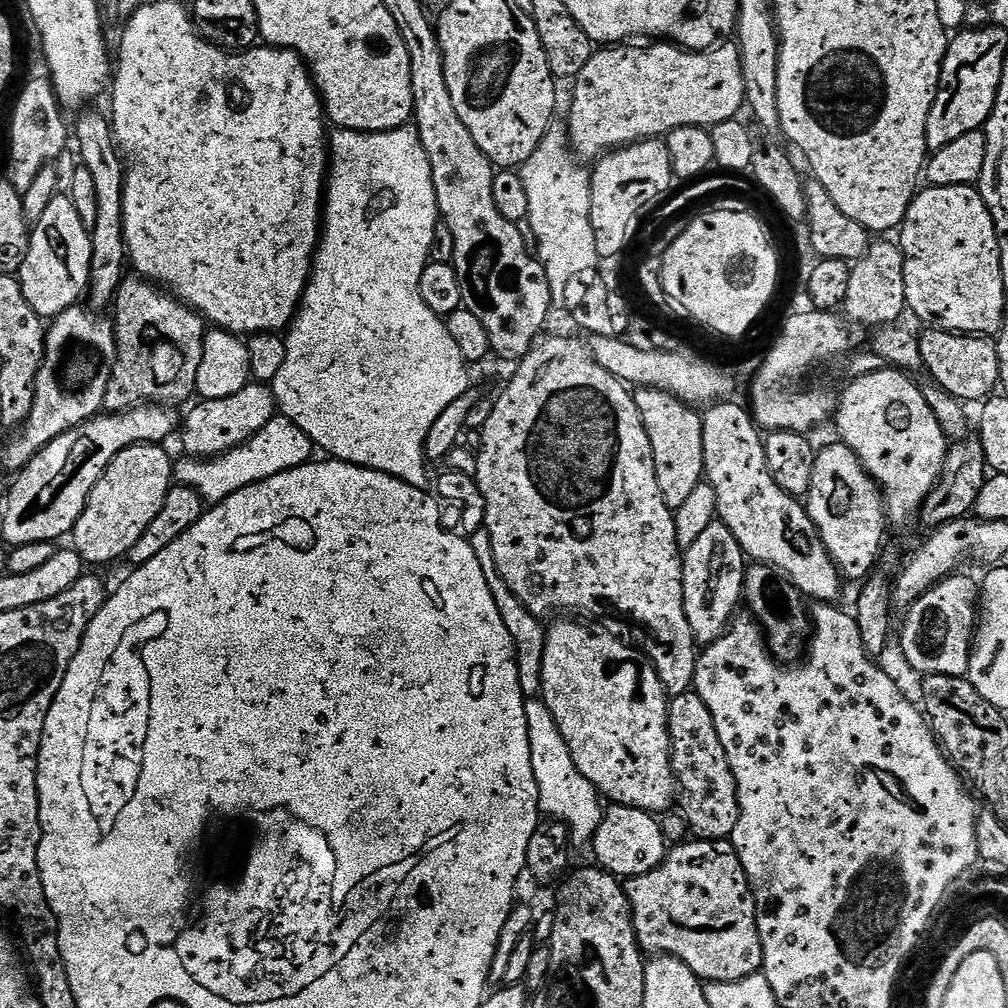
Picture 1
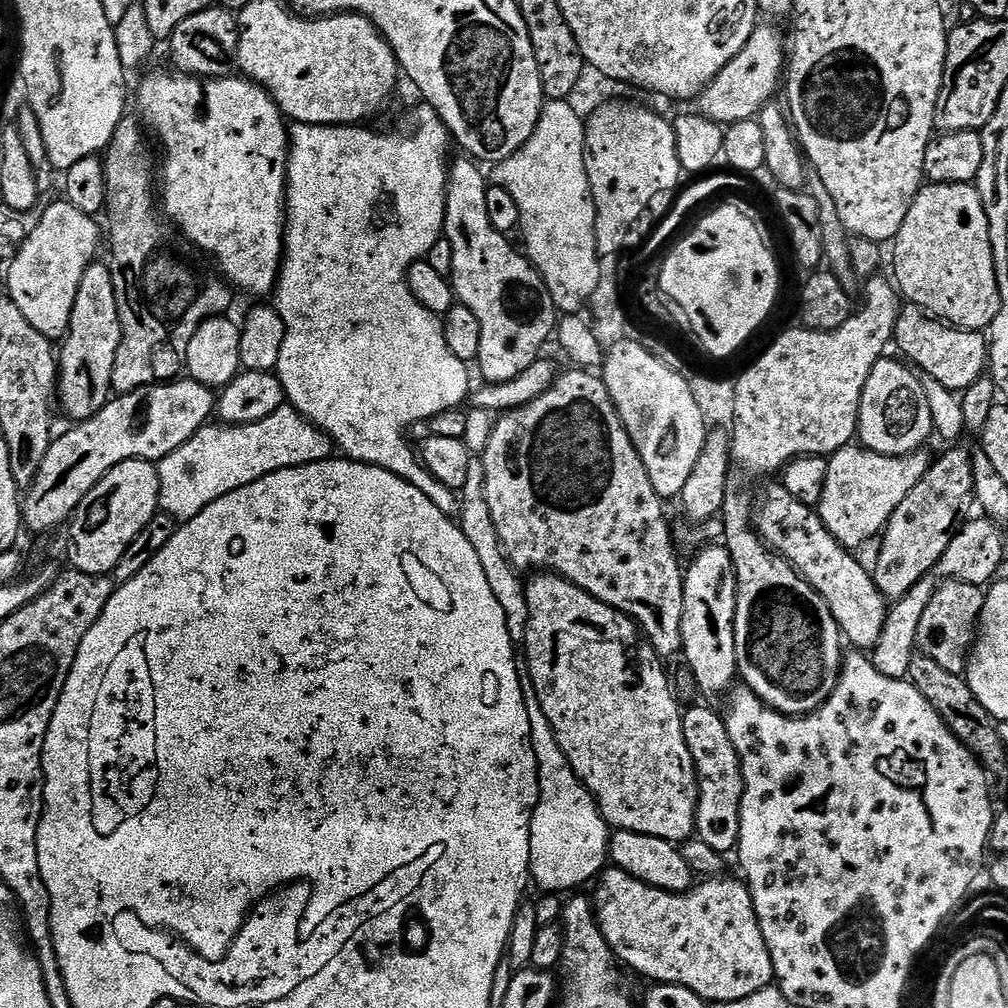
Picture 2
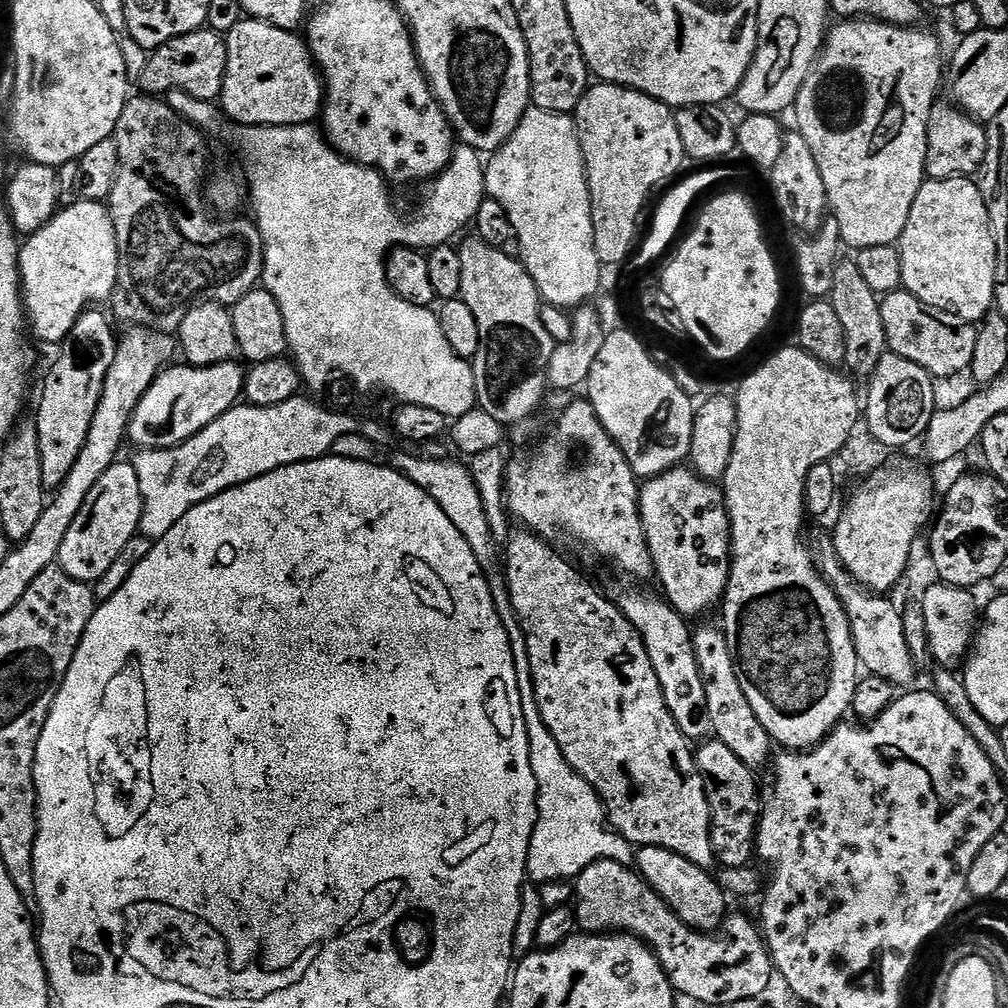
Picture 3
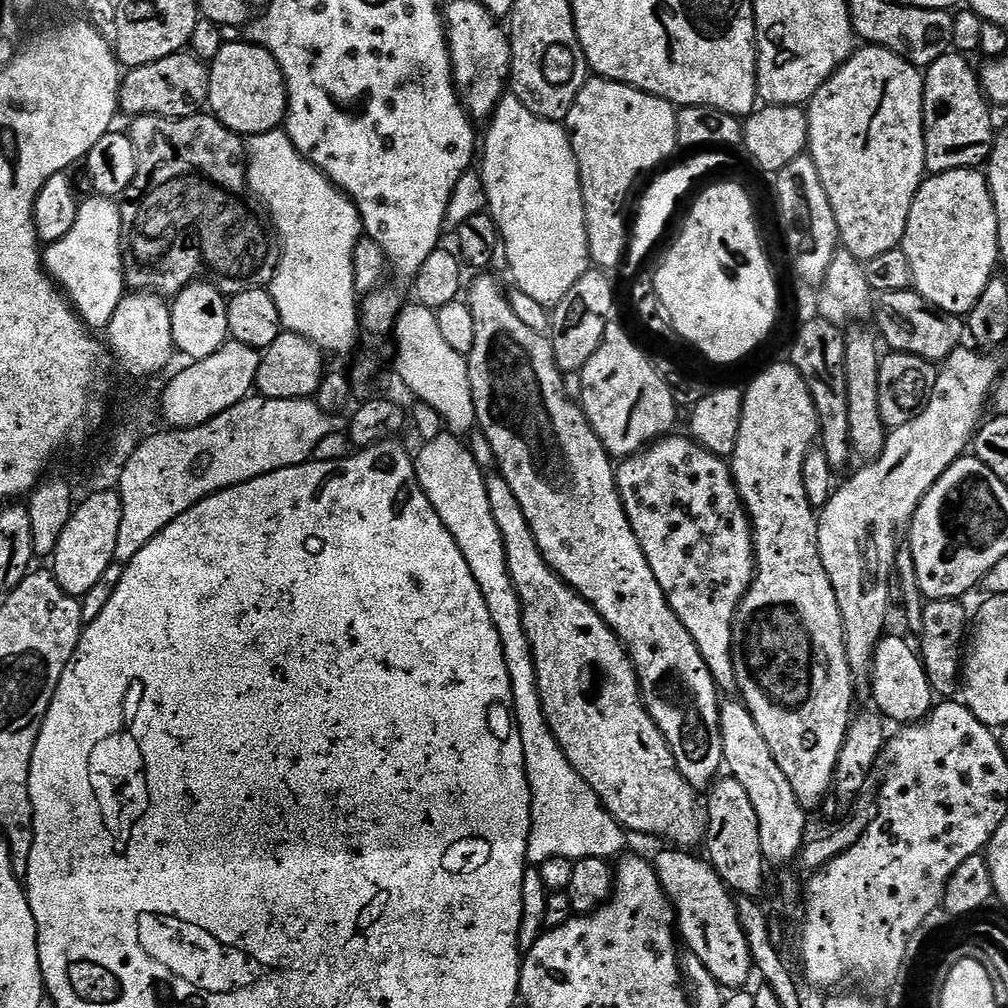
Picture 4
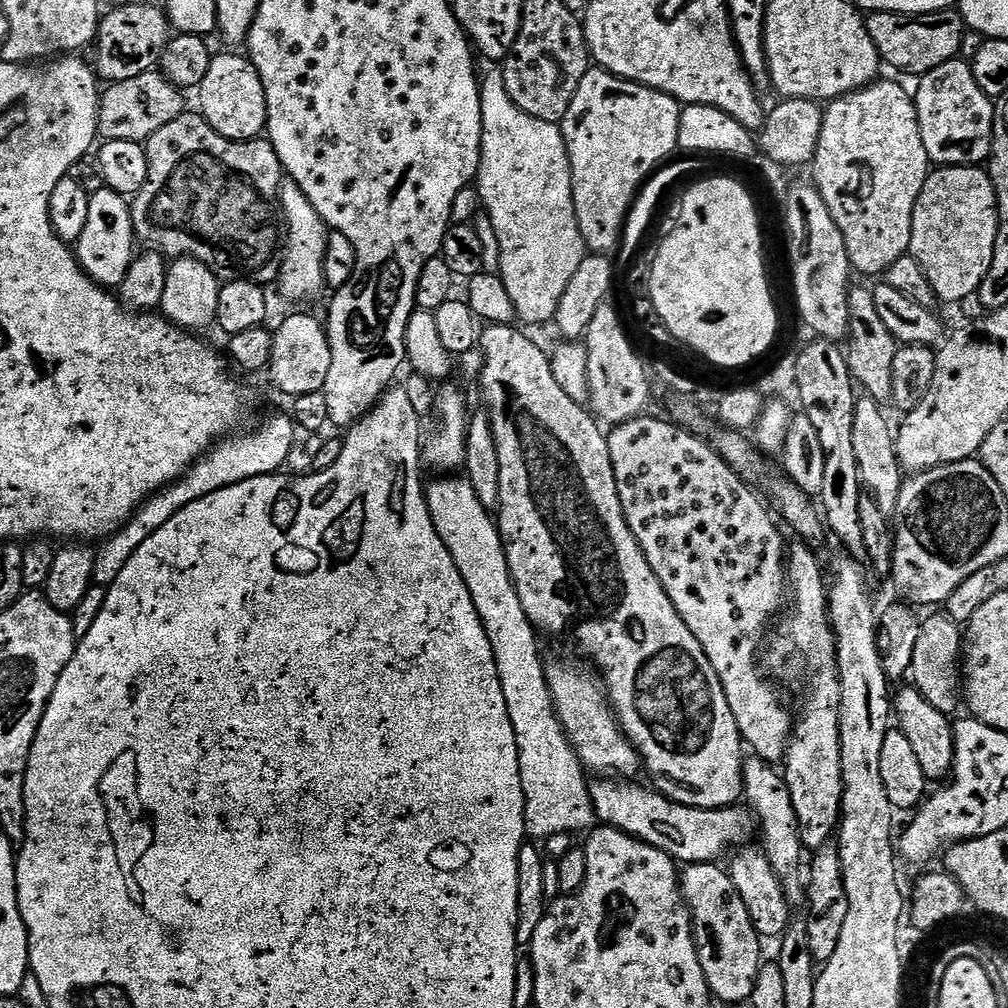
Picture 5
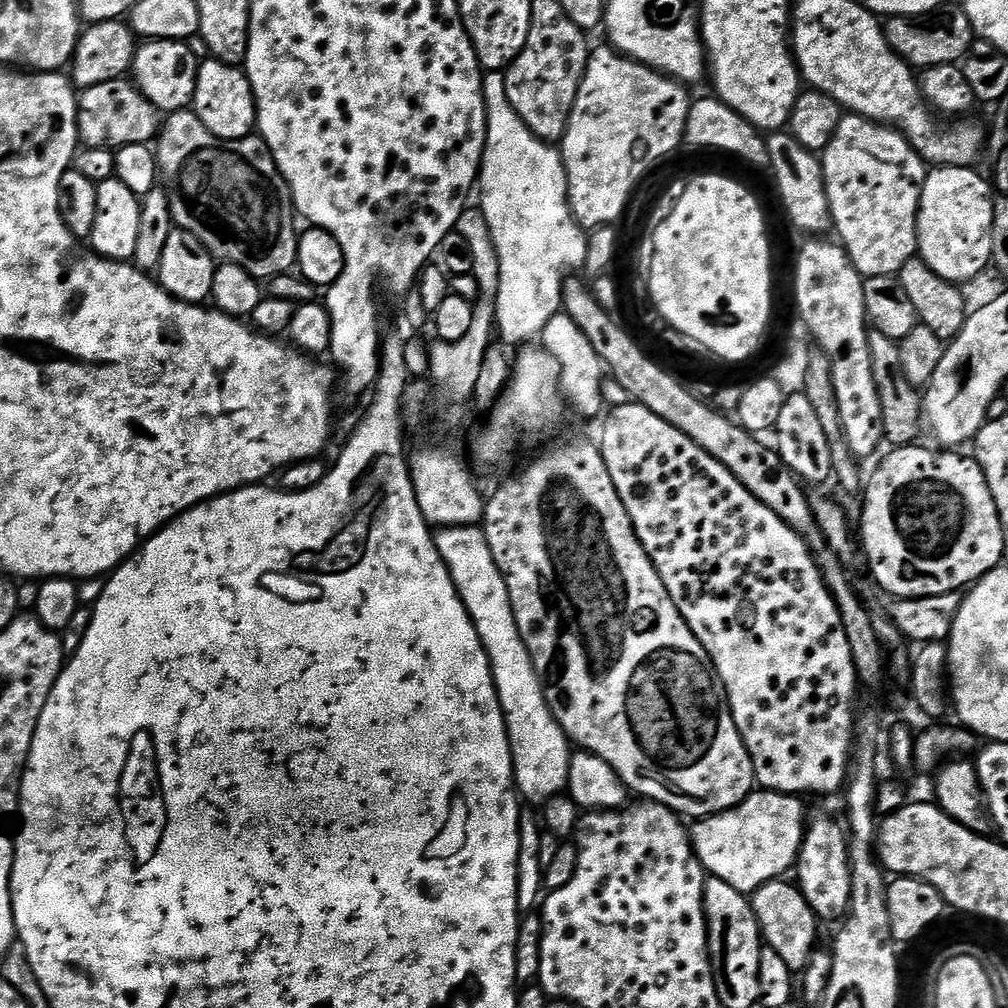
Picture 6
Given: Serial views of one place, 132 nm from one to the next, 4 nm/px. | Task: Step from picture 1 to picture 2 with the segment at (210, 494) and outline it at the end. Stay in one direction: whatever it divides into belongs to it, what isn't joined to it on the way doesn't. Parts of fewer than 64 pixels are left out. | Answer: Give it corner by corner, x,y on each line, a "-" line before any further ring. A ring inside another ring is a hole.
291,406
274,410
270,418
249,424
209,423
185,442
183,450
159,461
159,511
177,522
189,520
210,506
210,502
250,482
258,482
266,474
327,460
333,452
332,439

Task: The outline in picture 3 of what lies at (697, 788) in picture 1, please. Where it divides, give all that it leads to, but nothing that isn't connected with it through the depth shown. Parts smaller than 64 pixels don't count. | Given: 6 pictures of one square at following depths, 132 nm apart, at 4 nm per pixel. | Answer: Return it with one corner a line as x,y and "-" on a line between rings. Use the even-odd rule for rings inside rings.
715,738
705,739
695,749
694,755
696,767
704,779
712,815
710,838
717,865
725,868
751,865
756,851
756,828
760,825
762,807
762,788
756,785
757,773
744,765
742,758
738,758
730,746

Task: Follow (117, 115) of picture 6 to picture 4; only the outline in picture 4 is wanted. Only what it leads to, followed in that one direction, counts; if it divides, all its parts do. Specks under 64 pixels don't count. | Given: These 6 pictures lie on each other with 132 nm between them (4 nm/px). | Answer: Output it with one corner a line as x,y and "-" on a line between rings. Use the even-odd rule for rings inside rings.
191,51
170,54
170,58
158,58
146,66
131,69
120,81
119,111
128,118
138,116
169,116
186,118
205,111
210,90
209,65

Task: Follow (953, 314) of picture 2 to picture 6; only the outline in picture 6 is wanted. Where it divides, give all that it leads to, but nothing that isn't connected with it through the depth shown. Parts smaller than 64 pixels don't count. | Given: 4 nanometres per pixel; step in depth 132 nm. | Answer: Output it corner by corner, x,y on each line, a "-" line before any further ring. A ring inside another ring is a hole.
939,166
933,167
928,173
928,177
924,179
922,186
922,198
920,199
920,213
916,219
916,247
918,249
919,259
926,262
926,266
930,266
930,270
934,270
934,274
938,274
942,278
946,278
950,283
957,286
964,286
967,280
972,280
975,276
980,276
984,272
984,267
987,269
992,262
992,223
994,222
994,188
987,179
984,180
976,173
975,167
959,168
958,166
950,166
942,168

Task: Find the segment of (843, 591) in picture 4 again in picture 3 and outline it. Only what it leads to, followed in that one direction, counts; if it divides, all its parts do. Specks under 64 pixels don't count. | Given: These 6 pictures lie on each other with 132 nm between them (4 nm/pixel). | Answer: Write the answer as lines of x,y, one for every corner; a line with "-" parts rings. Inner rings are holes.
904,460
901,464
885,464
860,485
837,518
830,539
842,566
863,588
888,594
902,578
911,548
921,539
924,523
925,528
929,523
932,480
918,465

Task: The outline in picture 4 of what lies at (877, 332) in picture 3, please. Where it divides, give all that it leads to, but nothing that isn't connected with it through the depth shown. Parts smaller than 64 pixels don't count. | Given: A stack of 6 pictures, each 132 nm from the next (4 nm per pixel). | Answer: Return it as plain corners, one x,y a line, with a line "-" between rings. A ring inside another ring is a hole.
854,326
845,335
846,344
846,382
847,382
847,405
850,415
850,436
853,453
862,456
864,460
873,460
880,456
885,448
888,429
881,418
881,408
878,402
880,393
880,361
878,354
878,338
873,332
870,333
862,326

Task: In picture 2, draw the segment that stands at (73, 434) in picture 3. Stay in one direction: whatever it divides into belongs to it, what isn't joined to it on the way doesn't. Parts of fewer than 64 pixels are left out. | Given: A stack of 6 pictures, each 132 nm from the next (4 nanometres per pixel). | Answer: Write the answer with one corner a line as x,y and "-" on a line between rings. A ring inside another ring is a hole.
97,258
78,282
78,298
70,314
68,334
58,348
58,404
64,407
72,422
88,420
108,404
113,395
114,362
122,342
122,326
118,318
118,298
114,294
111,263

